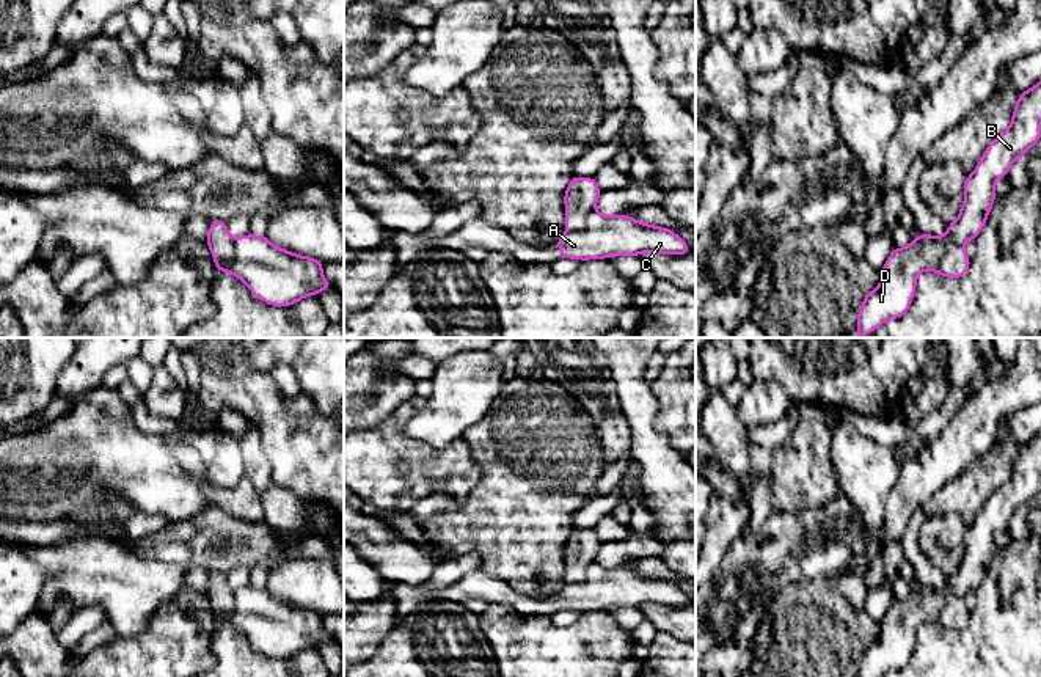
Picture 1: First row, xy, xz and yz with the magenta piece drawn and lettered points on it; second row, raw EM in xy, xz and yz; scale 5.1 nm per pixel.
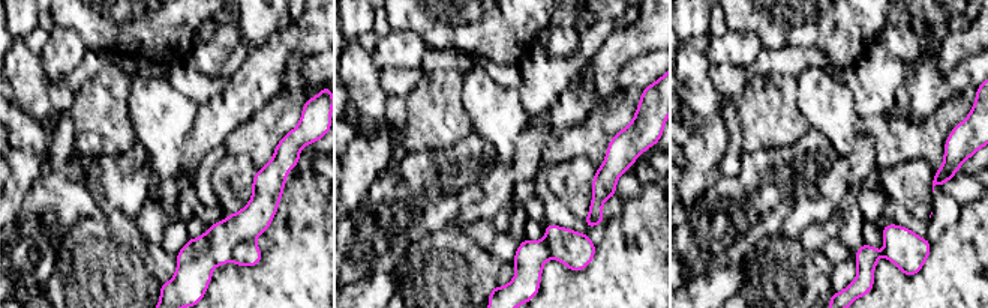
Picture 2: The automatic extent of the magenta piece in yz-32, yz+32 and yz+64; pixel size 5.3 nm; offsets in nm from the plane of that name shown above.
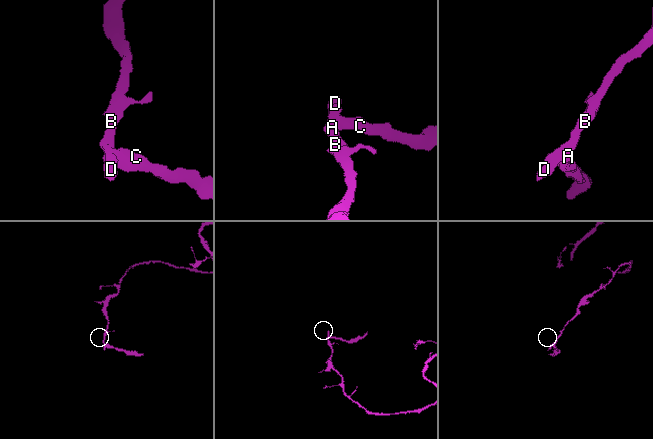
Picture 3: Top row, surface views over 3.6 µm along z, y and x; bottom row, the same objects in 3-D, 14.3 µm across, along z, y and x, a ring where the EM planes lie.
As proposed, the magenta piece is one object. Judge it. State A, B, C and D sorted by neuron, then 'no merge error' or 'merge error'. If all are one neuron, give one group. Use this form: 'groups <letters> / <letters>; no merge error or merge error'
groups A C / B D; merge error

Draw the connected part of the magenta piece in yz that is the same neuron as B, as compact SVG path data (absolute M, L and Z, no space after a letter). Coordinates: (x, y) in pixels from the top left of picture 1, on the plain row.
M1041 434L1019 446L1010 479L989 495L977 520L964 536L964 554L959 567L948 575L947 586L917 587L906 600L893 600L875 642L864 647L857 677L882 677L909 663L920 624L936 624L936 616L947 597L964 598L977 591L995 554L995 534L1006 528L1011 515L1041 492Z

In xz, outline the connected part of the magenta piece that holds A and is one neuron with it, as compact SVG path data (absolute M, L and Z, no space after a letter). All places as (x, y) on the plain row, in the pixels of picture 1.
M590 562L581 583L565 584L556 594L561 608L570 611L603 611L639 608L641 605L688 606L688 595L674 583L652 578L625 567L603 567Z

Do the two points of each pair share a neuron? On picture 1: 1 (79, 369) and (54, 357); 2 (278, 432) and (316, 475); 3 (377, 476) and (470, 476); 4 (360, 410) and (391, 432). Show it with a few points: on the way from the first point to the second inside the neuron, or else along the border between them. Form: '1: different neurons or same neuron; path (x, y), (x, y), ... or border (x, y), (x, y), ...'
1: different neurons; border (74, 354), (60, 374), (55, 395)
2: same neuron; path (289, 443), (310, 464)
3: same neuron; path (401, 476), (446, 476)
4: different neurons; border (407, 401), (379, 423), (360, 429)

